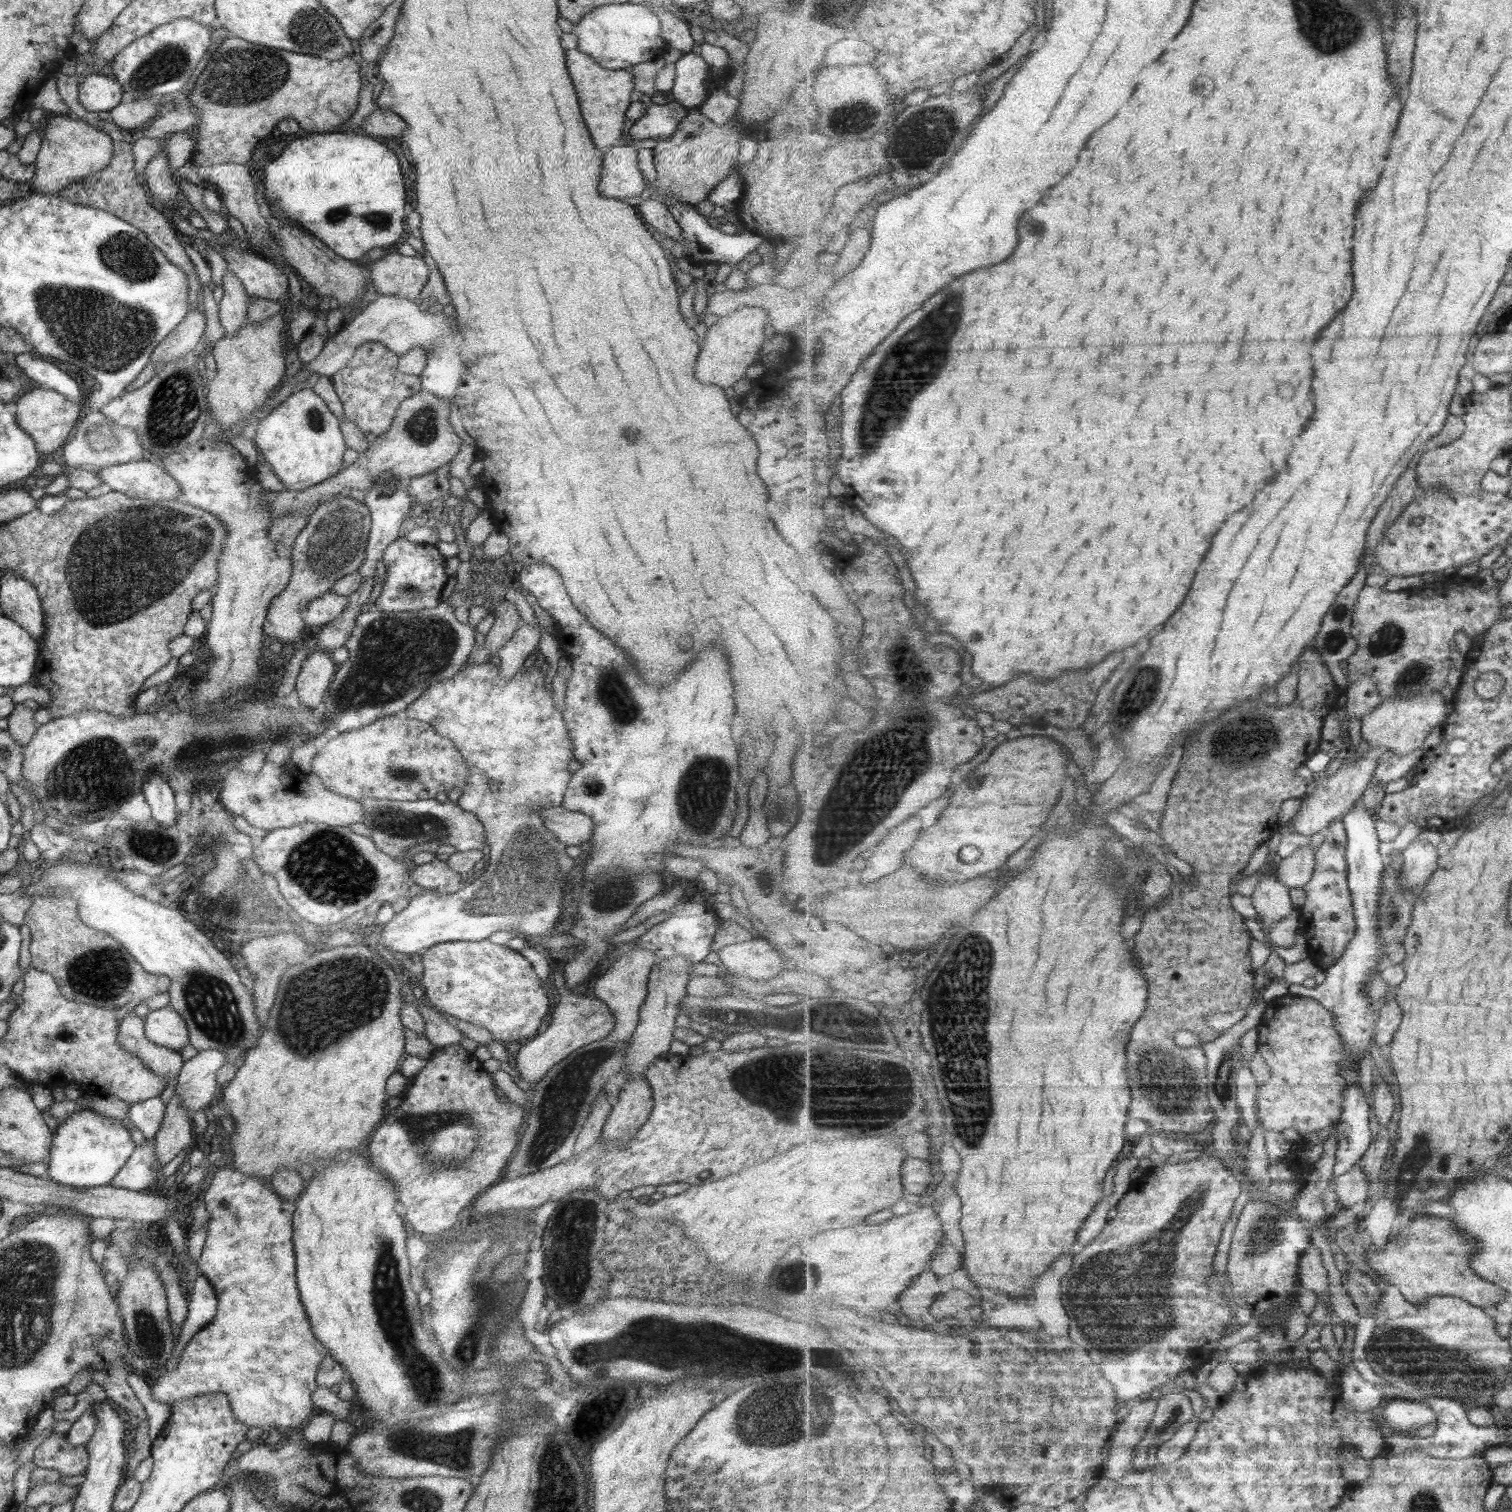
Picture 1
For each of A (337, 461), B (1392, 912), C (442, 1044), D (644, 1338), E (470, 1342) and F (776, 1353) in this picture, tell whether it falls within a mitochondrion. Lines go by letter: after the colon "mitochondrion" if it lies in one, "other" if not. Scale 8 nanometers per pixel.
A: other
B: mitochondrion
C: other
D: mitochondrion
E: mitochondrion
F: mitochondrion

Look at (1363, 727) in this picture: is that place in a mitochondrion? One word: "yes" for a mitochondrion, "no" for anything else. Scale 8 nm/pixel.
no

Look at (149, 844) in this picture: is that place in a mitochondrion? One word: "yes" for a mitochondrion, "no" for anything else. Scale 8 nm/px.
yes

